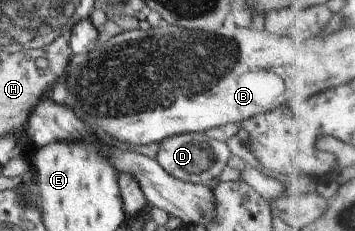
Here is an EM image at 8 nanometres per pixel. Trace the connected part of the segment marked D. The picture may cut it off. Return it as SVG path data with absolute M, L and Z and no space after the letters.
M194 132L163 139L153 159L171 178L191 184L209 184L213 179L220 177L229 156L225 142L209 139L201 132Z

